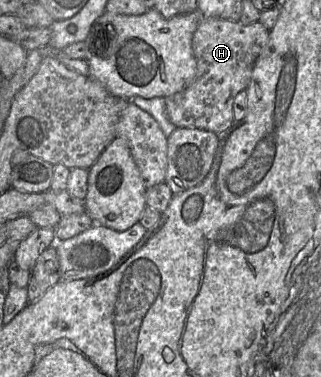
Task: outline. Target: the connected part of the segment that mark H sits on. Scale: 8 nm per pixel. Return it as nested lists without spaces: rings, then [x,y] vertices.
[[[204,17],[196,29],[192,48],[196,59],[196,74],[183,90],[164,97],[168,119],[177,128],[197,128],[222,135],[234,123],[233,103],[236,95],[246,90],[252,77],[255,62],[269,38],[270,30],[262,23],[241,24],[228,18]]]

